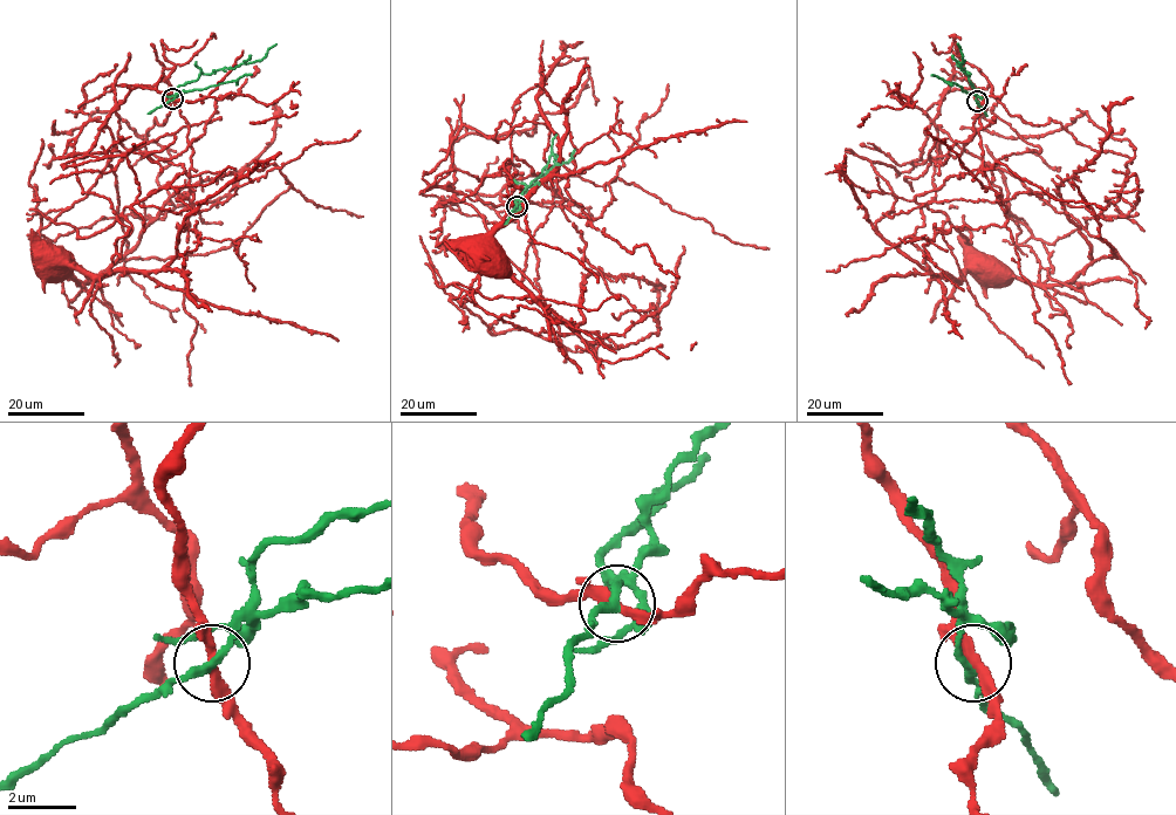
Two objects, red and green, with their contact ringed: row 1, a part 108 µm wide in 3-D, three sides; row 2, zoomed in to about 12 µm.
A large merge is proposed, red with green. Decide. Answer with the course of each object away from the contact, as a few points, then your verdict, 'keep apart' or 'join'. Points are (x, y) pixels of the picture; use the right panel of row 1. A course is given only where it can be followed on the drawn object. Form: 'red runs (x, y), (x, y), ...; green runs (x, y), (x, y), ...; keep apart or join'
red runs (977, 101), (982, 127), (961, 153), (916, 162), (932, 123), (989, 165), (1040, 282), (991, 274); green runs (977, 101), (961, 64), (964, 61), (957, 43); keep apart

